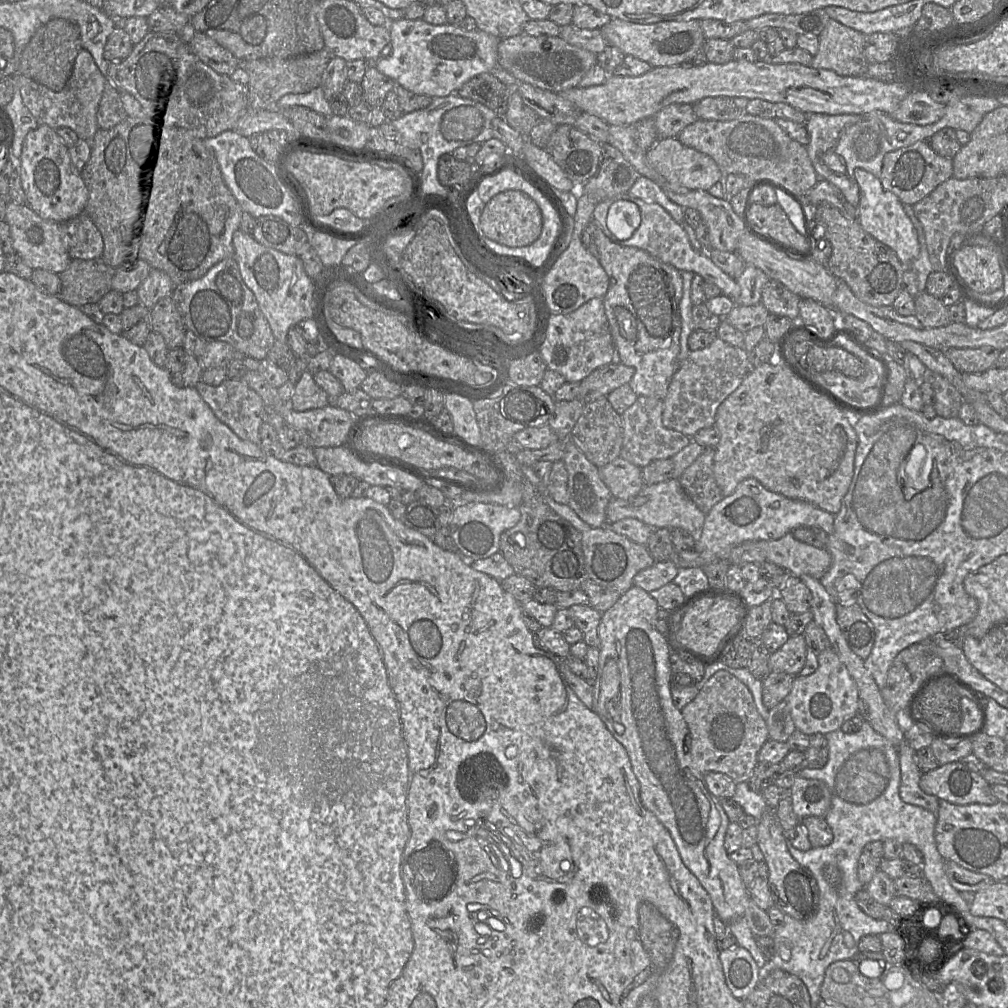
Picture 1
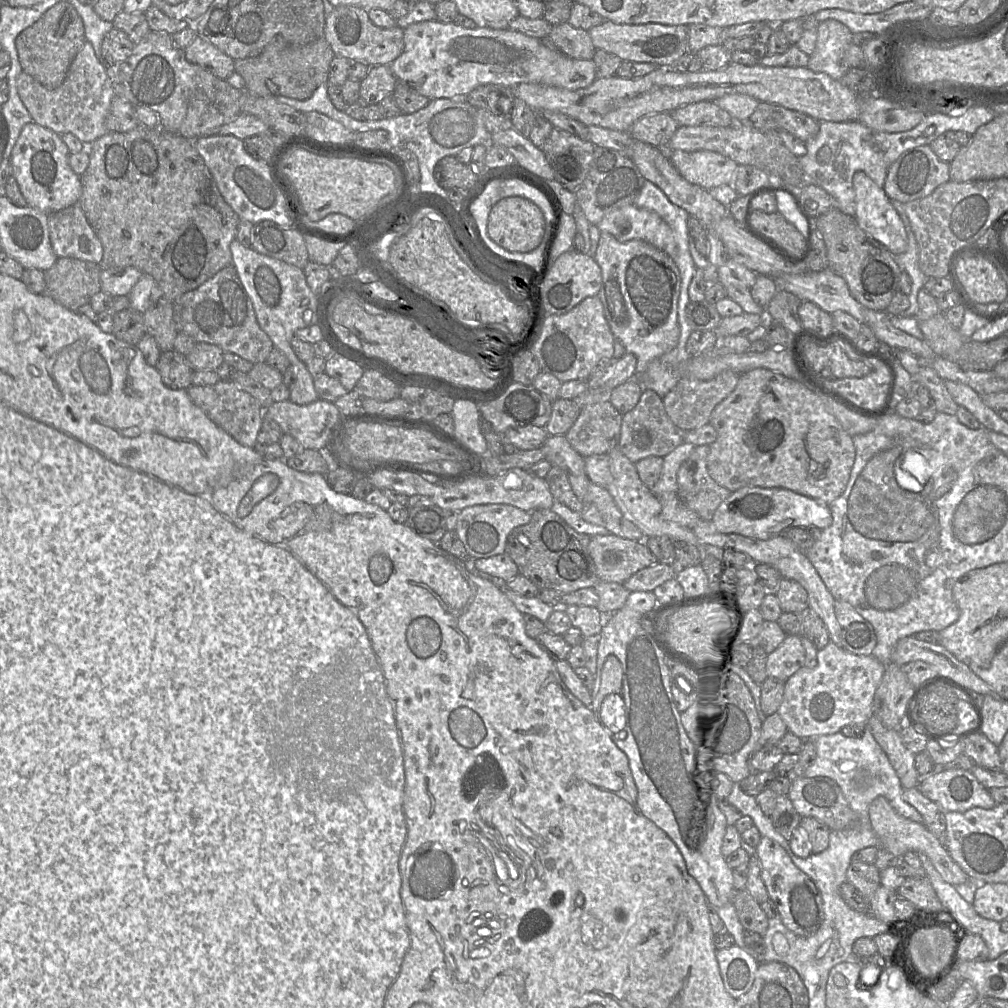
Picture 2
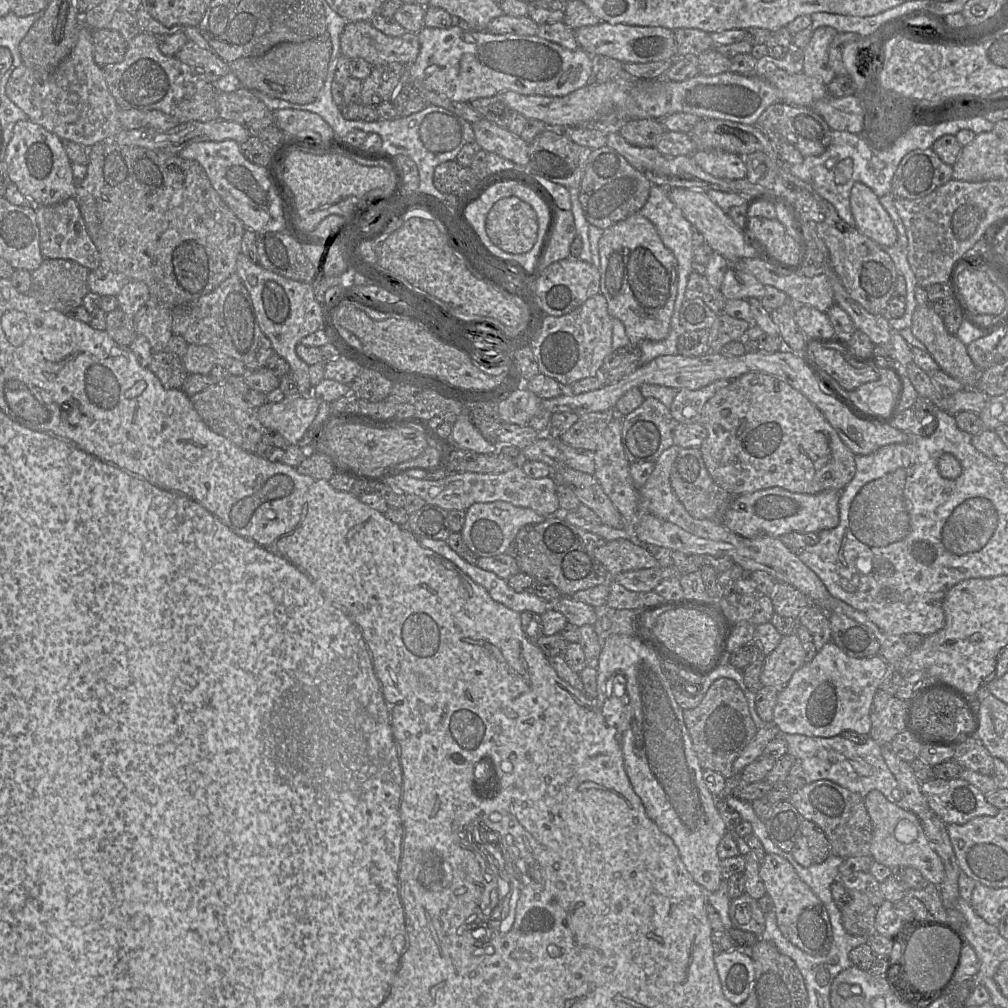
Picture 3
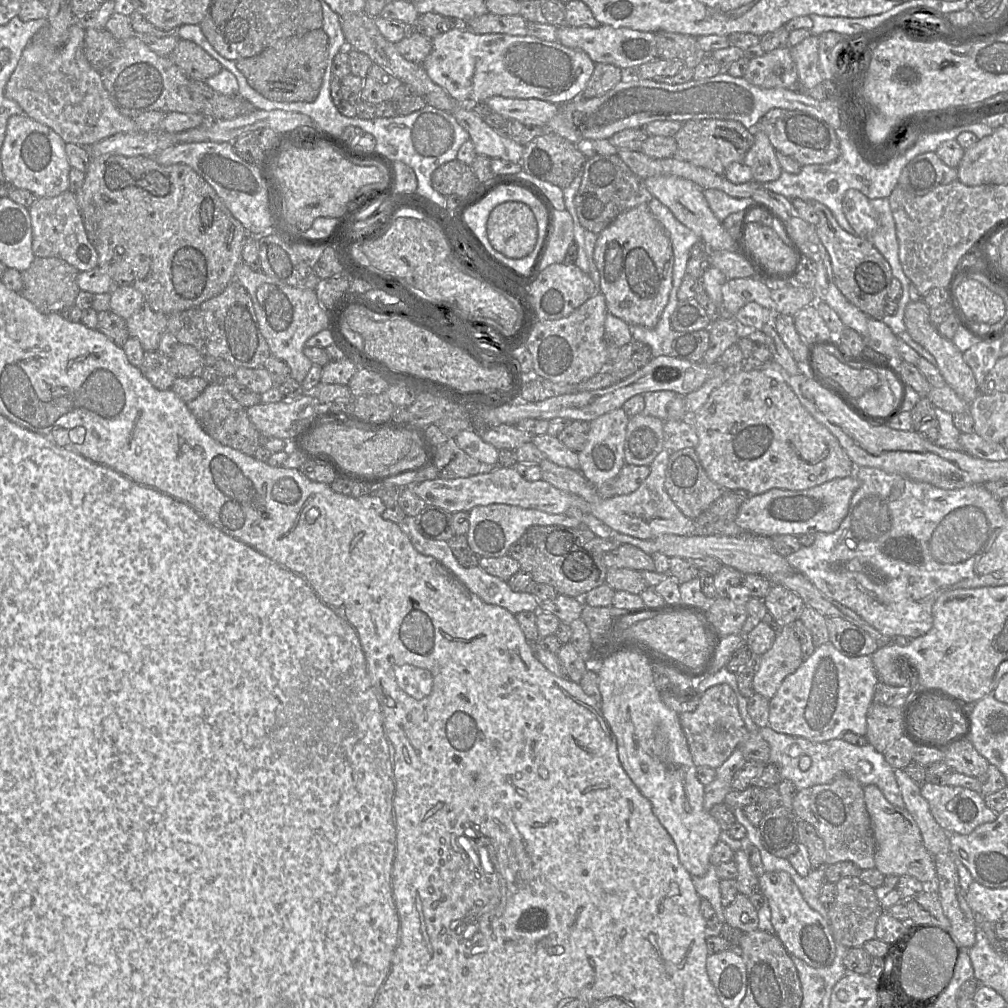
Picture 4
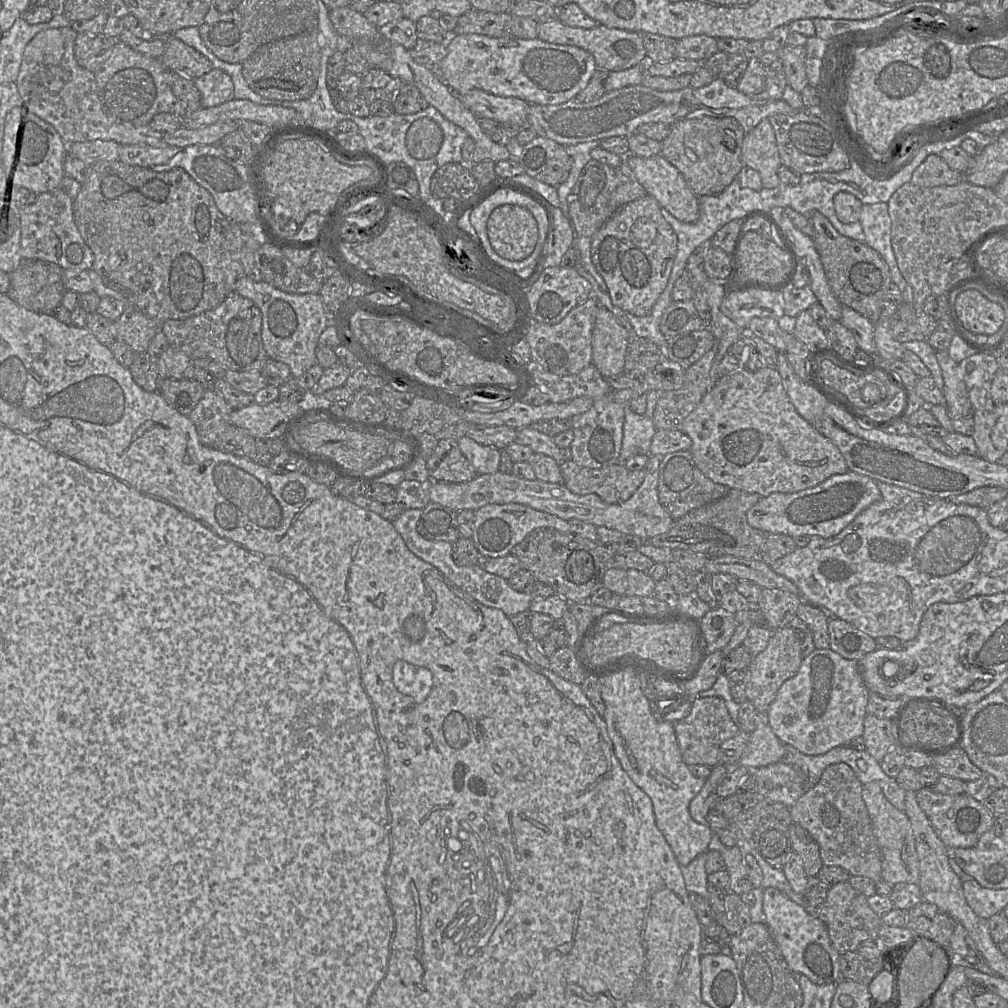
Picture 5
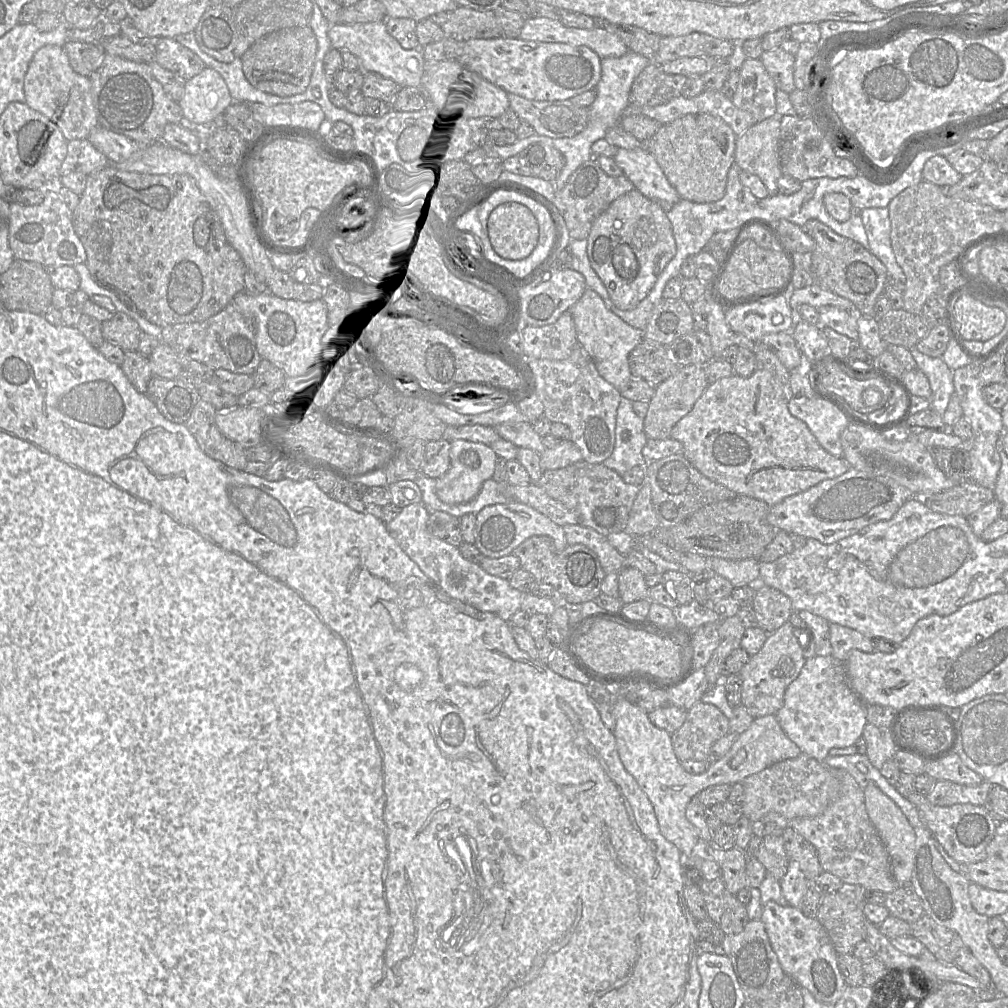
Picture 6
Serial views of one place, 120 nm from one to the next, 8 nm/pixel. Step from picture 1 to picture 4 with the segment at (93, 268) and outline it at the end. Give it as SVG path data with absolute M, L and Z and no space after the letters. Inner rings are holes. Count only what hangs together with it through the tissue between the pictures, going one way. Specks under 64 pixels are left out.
M34 257L30 266L21 272L23 287L19 292L36 308L47 313L60 313L75 306L80 291L77 284L79 270L57 257Z

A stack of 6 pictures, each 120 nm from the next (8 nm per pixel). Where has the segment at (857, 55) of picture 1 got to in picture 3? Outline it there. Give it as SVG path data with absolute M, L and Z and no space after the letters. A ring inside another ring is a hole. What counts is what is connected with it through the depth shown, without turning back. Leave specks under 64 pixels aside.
M821 26L813 31L808 45L803 49L803 73L825 85L836 76L829 66L829 46L838 31L830 26Z

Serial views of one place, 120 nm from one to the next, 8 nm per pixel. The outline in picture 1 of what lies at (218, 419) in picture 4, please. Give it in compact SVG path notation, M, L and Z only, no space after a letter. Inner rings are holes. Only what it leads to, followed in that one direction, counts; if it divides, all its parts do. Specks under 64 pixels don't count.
M227 379L220 385L208 385L199 382L197 392L203 401L210 407L213 414L240 439L252 443L260 442L260 426L263 423L264 402L257 392L251 389L242 380Z

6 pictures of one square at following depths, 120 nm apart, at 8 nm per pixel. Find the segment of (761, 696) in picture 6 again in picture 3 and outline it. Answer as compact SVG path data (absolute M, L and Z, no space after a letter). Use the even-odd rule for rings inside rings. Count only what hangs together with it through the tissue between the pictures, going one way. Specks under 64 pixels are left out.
M796 633L782 636L780 643L765 656L760 674L763 686L784 689L795 671L805 664L805 651Z

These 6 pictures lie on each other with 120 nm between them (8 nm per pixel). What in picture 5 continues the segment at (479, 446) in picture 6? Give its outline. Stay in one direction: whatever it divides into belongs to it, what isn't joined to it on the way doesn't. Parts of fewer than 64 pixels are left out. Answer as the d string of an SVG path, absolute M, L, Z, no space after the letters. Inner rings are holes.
M466 435L459 438L457 443L478 475L499 471L500 449L482 445Z

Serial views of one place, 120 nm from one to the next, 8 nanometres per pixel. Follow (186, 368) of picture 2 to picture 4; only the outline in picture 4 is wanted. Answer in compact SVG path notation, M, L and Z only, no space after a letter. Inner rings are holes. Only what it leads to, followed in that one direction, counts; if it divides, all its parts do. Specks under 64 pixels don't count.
M145 351L139 368L145 378L159 390L169 390L178 377L176 366L171 356L156 351Z

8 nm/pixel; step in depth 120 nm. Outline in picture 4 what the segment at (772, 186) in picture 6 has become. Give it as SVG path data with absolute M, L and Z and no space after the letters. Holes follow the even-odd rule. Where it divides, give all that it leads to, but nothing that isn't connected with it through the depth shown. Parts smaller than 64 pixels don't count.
M753 131L754 143L744 155L742 162L750 168L754 181L760 184L776 181L782 173L776 150L763 131Z

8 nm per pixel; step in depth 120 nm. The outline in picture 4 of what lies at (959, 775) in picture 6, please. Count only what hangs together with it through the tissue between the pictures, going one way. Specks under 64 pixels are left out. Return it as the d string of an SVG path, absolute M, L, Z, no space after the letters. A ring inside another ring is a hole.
M970 739L953 744L945 751L943 761L952 771L972 777L980 777L989 766L989 762L978 753Z

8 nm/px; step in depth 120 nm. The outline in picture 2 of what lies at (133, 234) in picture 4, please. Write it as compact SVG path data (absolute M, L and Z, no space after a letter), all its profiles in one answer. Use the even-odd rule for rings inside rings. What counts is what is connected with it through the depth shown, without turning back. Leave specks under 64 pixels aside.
M139 124L127 132L107 131L103 136L87 145L87 148L90 161L86 171L81 175L82 194L78 204L102 244L101 265L103 268L135 267L155 280L162 292L162 298L173 302L183 294L198 288L218 271L232 264L230 244L236 239L241 219L221 195L212 174L195 148L194 140L166 131L161 127L148 128Z

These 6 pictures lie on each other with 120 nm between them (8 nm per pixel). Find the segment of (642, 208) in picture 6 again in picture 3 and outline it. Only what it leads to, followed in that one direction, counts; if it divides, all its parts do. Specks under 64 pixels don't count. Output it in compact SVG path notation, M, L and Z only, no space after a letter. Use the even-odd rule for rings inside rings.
M639 212L603 230L599 244L600 293L605 297L608 312L619 319L631 344L642 340L660 341L667 337L677 296L678 264L673 253L663 244L655 226Z

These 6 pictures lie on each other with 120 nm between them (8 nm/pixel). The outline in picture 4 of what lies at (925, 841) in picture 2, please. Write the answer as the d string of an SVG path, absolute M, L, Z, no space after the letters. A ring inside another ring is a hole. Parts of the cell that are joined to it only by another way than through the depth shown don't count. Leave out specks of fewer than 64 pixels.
M876 785L864 786L863 792L875 841L875 868L884 876L909 875L927 887L935 888L934 858L925 848L920 829L911 814L905 808L898 808L888 802Z

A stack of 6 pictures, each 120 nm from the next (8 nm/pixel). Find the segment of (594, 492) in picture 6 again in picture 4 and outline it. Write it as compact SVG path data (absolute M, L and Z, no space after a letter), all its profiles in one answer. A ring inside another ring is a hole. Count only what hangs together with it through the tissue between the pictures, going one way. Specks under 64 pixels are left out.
M625 463L618 474L602 485L594 485L600 498L611 498L634 492L650 473L647 465Z

